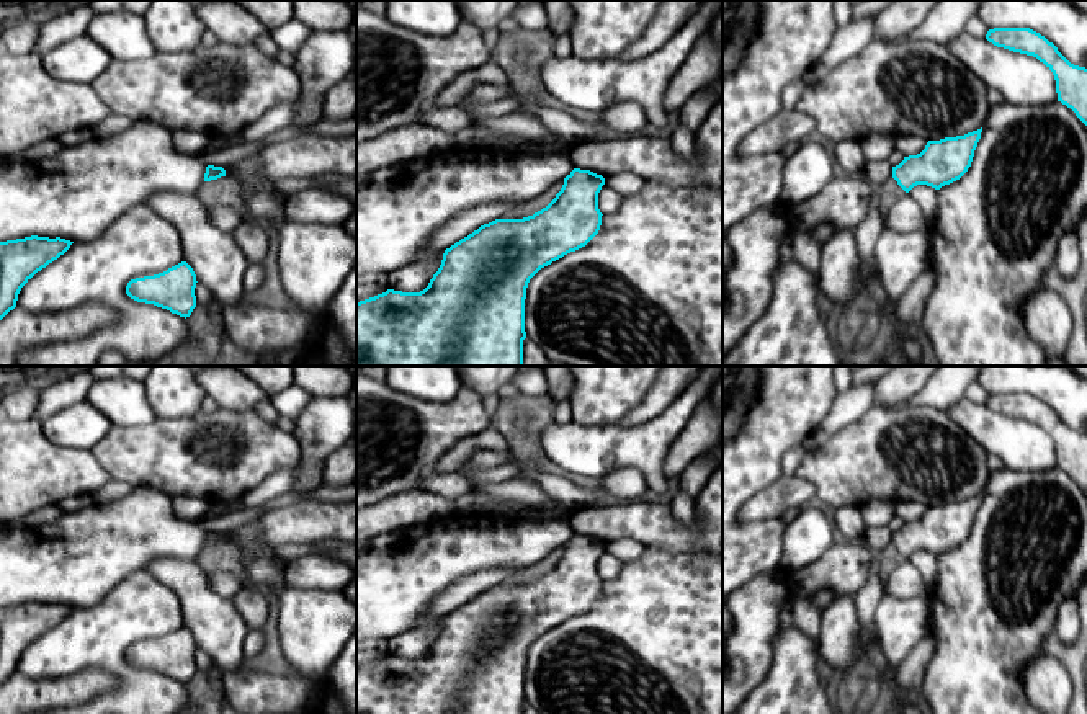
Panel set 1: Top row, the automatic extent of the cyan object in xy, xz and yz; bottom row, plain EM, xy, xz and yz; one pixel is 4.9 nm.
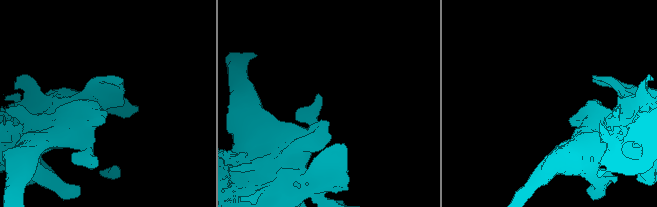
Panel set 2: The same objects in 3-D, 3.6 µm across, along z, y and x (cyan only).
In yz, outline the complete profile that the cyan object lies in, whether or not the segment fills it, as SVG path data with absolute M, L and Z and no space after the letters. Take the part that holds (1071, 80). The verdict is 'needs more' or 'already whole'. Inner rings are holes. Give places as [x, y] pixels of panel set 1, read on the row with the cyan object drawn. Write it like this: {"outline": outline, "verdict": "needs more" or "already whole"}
{"outline": "M994 28L986 39L997 47L1036 57L1054 75L1058 101L1087 126L1087 69L1071 64L1058 47L1030 28Z", "verdict": "already whole"}

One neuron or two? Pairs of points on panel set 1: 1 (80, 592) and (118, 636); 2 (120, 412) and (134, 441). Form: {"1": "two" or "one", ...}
{"1": "two", "2": "two"}

